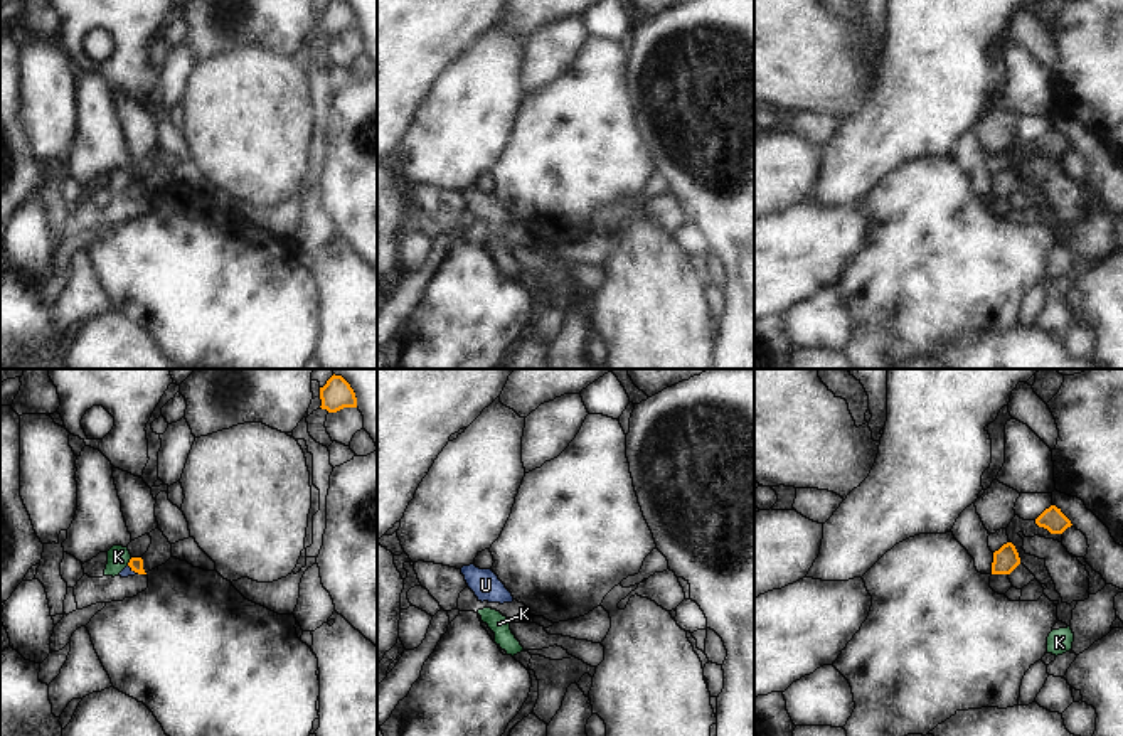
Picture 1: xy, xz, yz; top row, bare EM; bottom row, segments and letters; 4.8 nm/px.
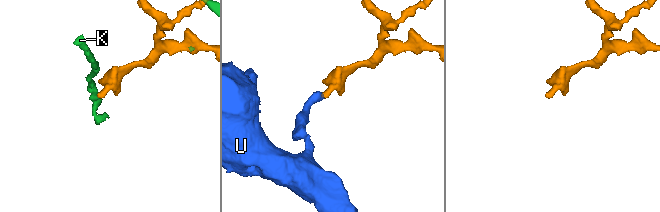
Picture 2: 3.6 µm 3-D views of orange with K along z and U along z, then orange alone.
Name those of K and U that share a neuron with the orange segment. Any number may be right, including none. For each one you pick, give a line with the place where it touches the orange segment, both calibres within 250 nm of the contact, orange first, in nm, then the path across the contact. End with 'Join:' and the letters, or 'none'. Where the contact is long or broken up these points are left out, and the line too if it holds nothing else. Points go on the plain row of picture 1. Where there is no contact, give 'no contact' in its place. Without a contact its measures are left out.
U: xy (133, 192) | 60/50 nm | across xy (135, 186), (133, 192), (127, 194)
Join: U

